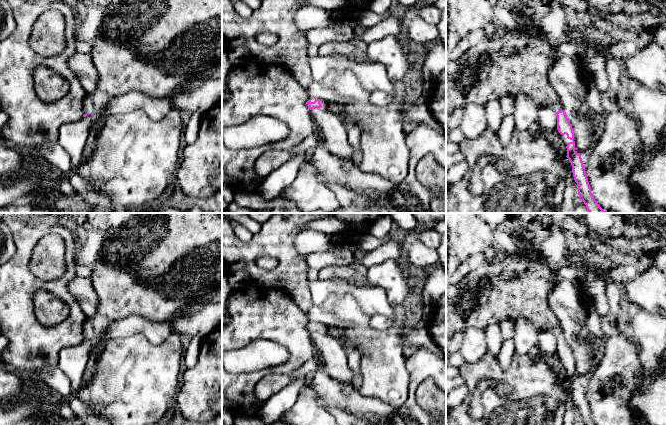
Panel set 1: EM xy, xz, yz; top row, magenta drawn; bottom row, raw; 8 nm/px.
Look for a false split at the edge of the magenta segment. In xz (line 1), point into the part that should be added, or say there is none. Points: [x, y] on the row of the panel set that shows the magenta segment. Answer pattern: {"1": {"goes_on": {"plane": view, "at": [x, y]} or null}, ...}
{"1": {"goes_on": {"plane": "xz", "at": [325, 104]}}}

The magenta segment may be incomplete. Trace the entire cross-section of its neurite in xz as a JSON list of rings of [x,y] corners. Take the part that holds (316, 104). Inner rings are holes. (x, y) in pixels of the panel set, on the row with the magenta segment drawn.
[[[308,97],[306,104],[310,110],[312,110],[314,108],[336,109],[335,105],[331,104],[328,101],[319,100],[319,99],[315,99],[315,98],[311,98],[311,97]]]

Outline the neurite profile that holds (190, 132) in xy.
[[[194,112],[184,126],[183,137],[187,145],[193,144],[196,141],[201,124],[201,118],[201,113]]]

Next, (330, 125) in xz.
[[[314,108],[310,113],[323,149],[344,160],[351,160],[355,149],[348,141],[348,122],[345,117],[331,108]]]

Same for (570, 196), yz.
[[[567,157],[563,161],[565,189],[563,193],[563,203],[559,206],[559,213],[574,213],[575,205],[579,201],[579,195],[576,190],[576,182],[572,173],[572,165]]]

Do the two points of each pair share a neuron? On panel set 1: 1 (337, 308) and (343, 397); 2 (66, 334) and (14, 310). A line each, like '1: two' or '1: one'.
1: two
2: one

